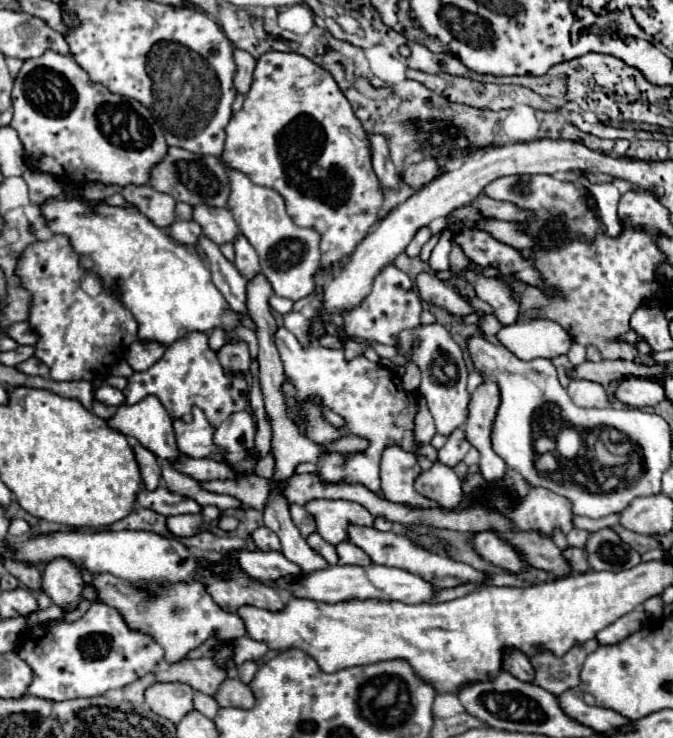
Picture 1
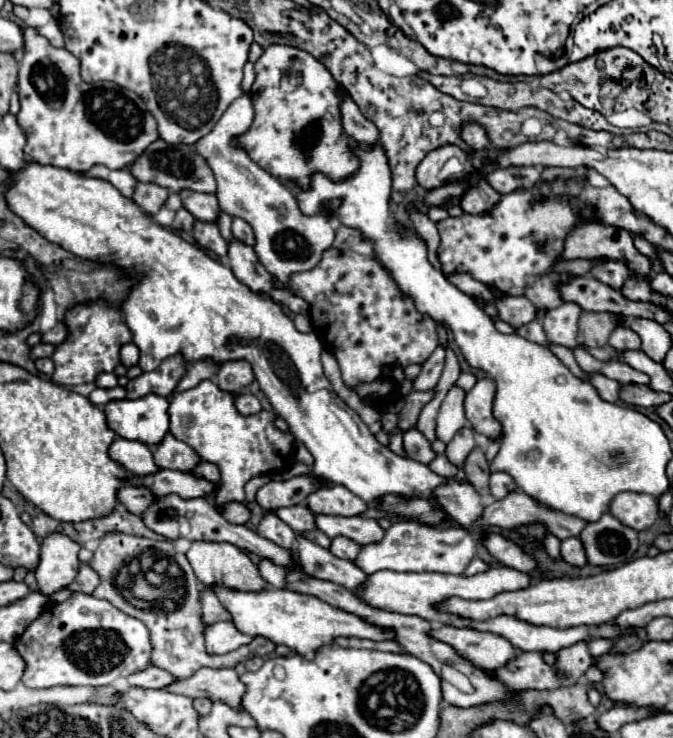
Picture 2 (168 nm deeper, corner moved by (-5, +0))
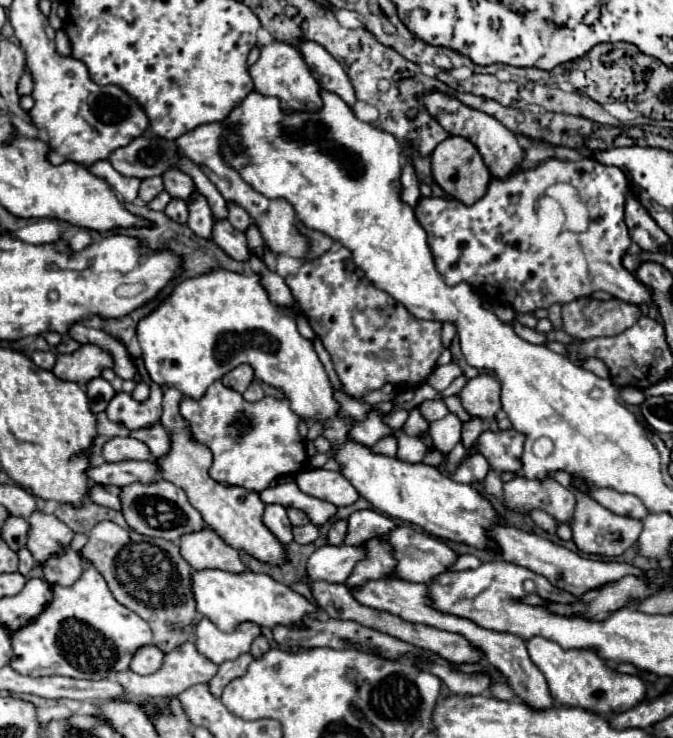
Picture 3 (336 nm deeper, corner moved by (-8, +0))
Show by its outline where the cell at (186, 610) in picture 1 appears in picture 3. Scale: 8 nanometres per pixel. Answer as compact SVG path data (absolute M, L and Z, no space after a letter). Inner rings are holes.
M66 547L60 555L52 555L40 567L50 585L72 585L82 573L82 559L76 551Z

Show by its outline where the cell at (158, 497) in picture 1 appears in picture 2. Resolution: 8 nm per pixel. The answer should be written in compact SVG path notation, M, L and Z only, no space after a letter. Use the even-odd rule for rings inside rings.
M135 483L135 485L125 485L119 489L119 501L137 515L143 515L147 511L149 505L153 505L157 501L157 497L143 485Z

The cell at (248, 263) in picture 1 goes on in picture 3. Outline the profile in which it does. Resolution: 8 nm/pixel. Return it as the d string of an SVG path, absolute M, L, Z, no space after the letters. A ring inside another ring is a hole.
M228 201L228 203L226 203L226 207L228 207L228 221L230 221L236 229L246 231L246 229L248 229L248 225L252 223L250 215L248 215L248 213L238 205L238 203L234 203L234 201Z

